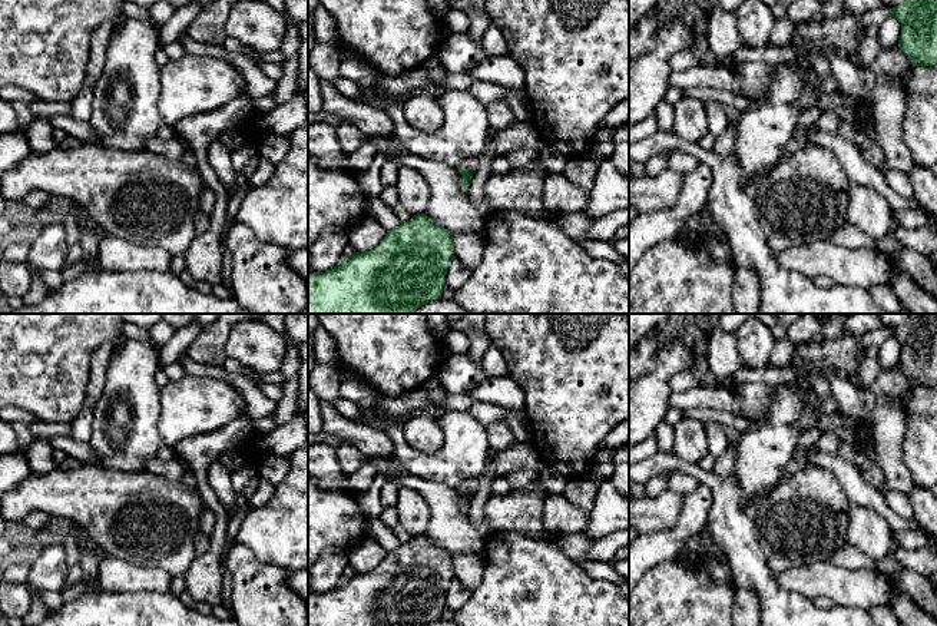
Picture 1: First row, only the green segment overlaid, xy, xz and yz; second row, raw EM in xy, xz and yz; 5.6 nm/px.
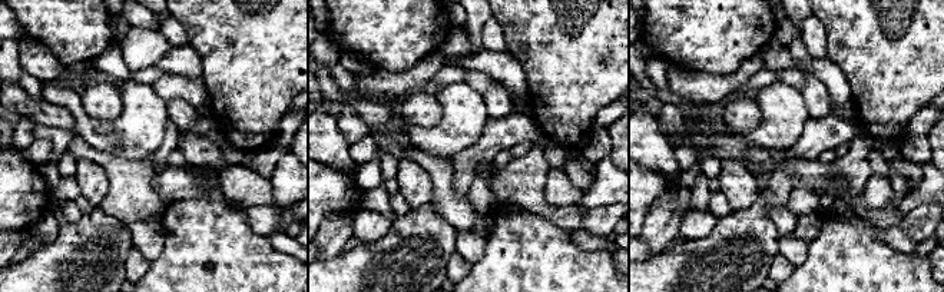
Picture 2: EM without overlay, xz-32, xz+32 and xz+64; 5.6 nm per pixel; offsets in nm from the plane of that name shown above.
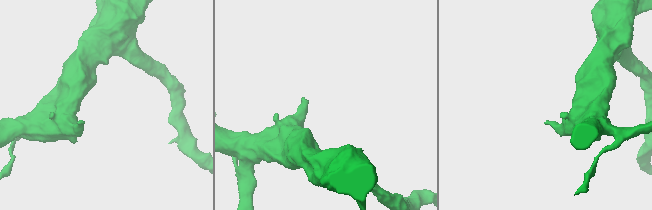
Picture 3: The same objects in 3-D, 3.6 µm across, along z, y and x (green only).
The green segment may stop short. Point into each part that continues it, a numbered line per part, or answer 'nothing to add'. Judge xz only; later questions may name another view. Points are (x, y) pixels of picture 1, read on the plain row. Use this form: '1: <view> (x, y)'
1: xz (472, 484)

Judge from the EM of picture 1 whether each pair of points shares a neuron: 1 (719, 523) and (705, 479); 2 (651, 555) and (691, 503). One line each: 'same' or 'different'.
1: same
2: same

